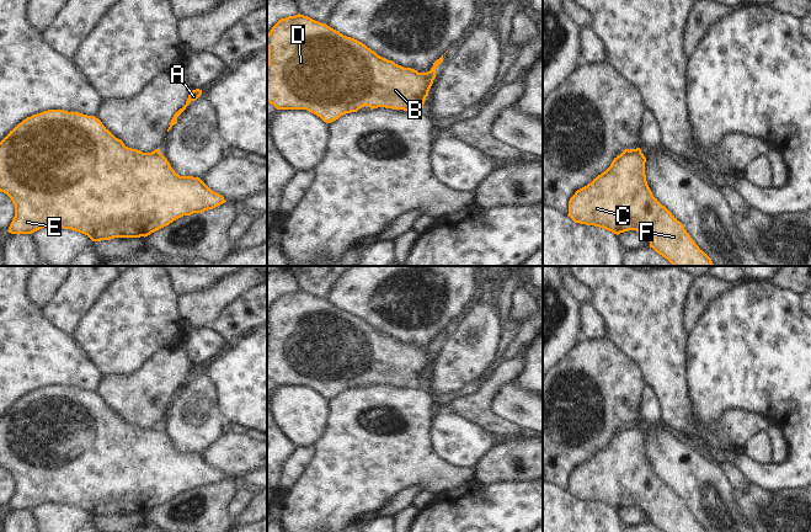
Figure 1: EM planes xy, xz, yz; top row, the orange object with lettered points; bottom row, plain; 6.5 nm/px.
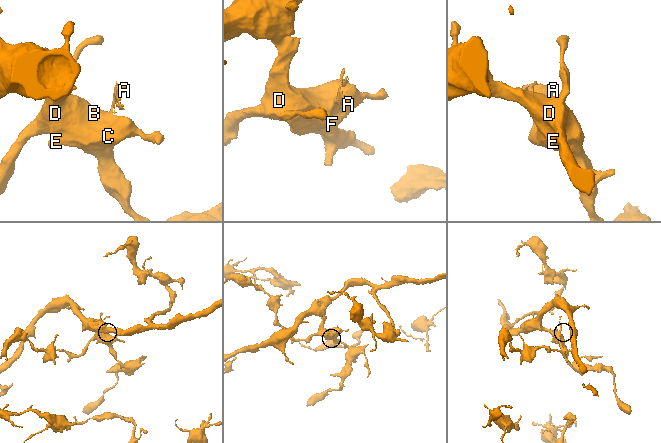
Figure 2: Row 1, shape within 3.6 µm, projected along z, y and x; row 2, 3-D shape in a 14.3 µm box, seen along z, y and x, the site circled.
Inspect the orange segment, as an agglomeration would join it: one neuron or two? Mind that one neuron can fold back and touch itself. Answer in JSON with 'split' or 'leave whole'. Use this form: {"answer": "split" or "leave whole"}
{"answer": "split"}

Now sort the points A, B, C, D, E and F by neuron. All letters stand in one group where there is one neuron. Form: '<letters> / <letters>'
A / B C D E F

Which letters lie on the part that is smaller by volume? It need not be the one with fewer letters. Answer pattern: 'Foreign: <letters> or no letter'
Foreign: A

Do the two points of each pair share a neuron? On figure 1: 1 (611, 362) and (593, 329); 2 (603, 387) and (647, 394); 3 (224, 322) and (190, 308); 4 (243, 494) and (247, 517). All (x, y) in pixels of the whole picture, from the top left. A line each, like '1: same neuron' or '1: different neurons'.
1: different neurons
2: different neurons
3: different neurons
4: different neurons

